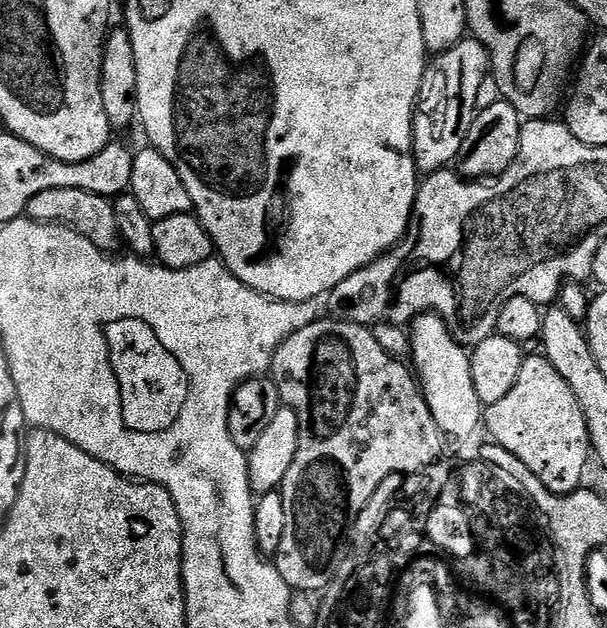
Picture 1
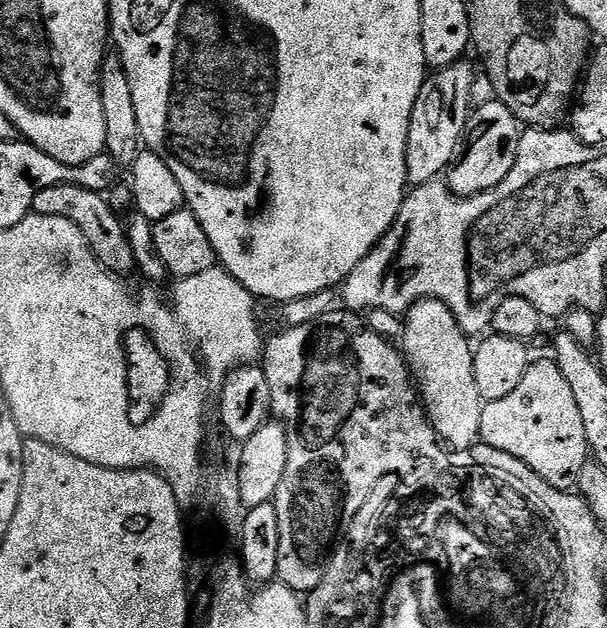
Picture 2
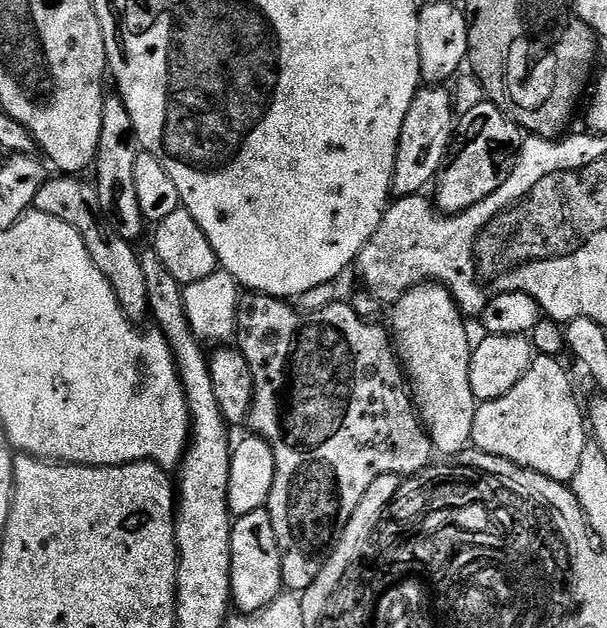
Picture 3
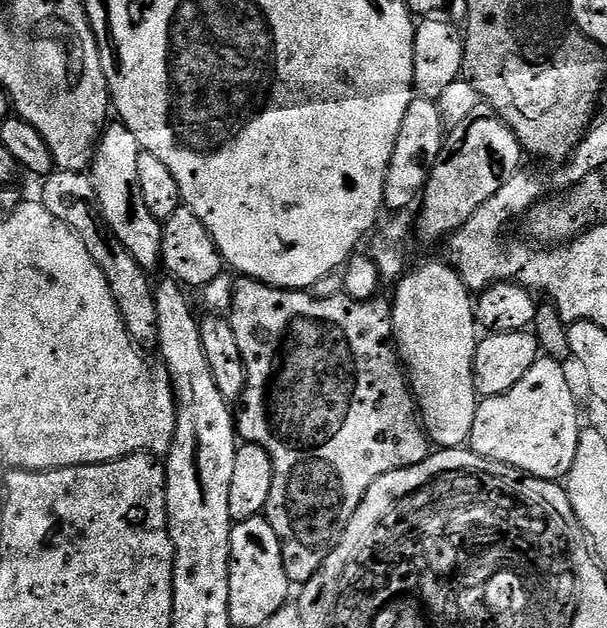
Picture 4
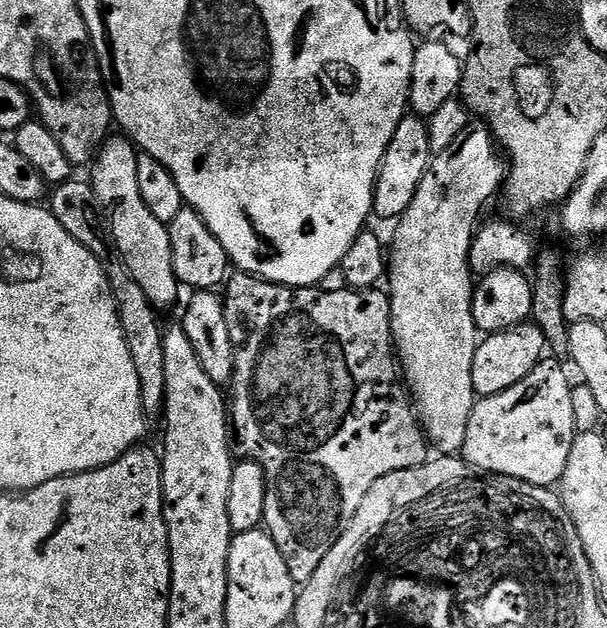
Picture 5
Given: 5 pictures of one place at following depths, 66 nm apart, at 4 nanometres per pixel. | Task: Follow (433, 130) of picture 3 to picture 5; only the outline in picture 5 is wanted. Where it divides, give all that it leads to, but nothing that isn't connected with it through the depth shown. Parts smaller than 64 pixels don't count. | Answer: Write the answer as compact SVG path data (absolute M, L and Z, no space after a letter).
M405 114L398 122L398 130L394 130L394 138L390 138L390 146L376 175L376 189L372 199L375 219L396 222L402 214L406 214L410 202L414 202L414 194L418 194L418 186L422 186L422 178L432 162L433 155L427 119L415 114Z

